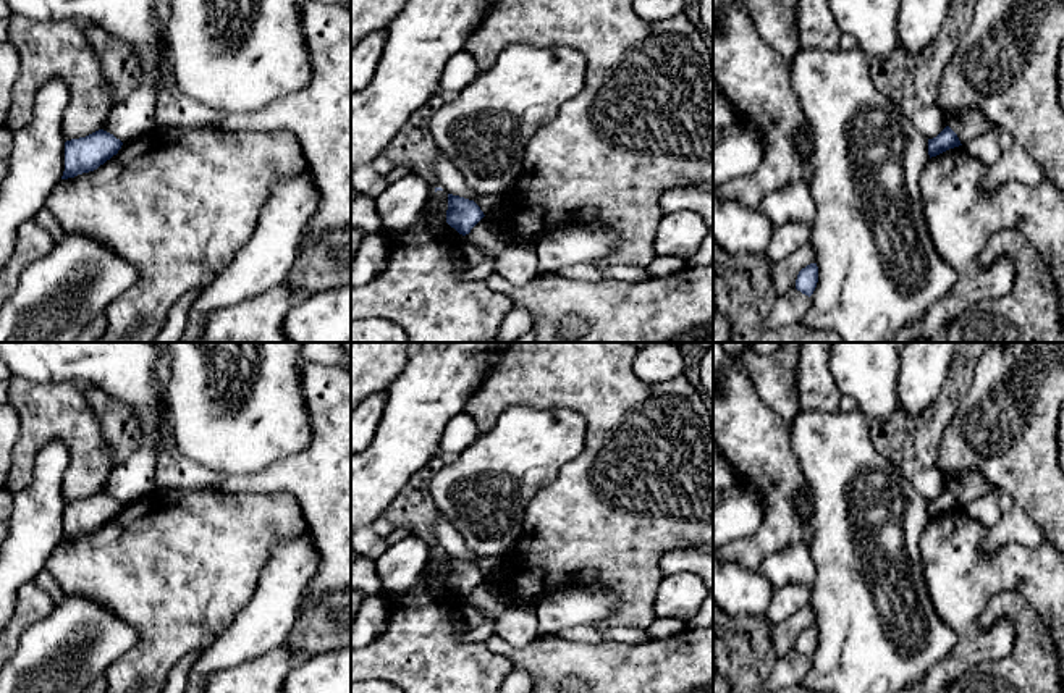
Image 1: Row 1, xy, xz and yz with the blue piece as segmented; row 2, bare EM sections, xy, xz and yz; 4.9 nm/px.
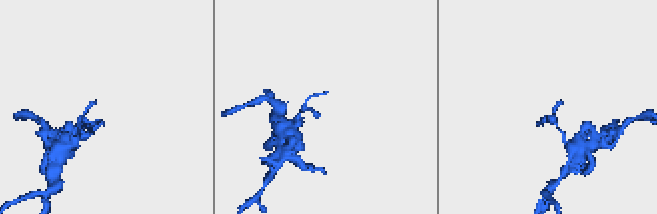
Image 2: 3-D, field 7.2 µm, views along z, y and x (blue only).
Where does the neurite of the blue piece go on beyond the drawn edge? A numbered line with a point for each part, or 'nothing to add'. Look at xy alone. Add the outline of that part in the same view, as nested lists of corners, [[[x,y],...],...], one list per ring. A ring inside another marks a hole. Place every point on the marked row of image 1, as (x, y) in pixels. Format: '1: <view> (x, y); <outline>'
nothing to add

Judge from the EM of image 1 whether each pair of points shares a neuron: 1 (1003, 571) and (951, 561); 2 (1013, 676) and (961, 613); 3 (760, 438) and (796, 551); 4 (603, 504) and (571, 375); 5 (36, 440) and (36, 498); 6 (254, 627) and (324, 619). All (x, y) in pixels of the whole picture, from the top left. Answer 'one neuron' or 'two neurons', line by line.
1: one neuron
2: two neurons
3: two neurons
4: one neuron
5: two neurons
6: two neurons

